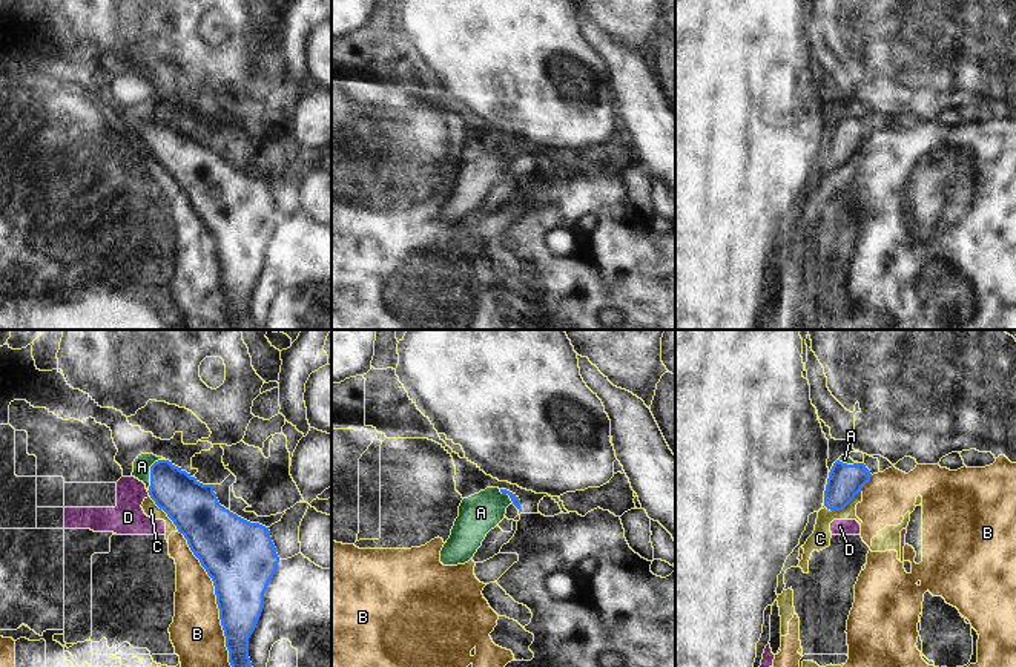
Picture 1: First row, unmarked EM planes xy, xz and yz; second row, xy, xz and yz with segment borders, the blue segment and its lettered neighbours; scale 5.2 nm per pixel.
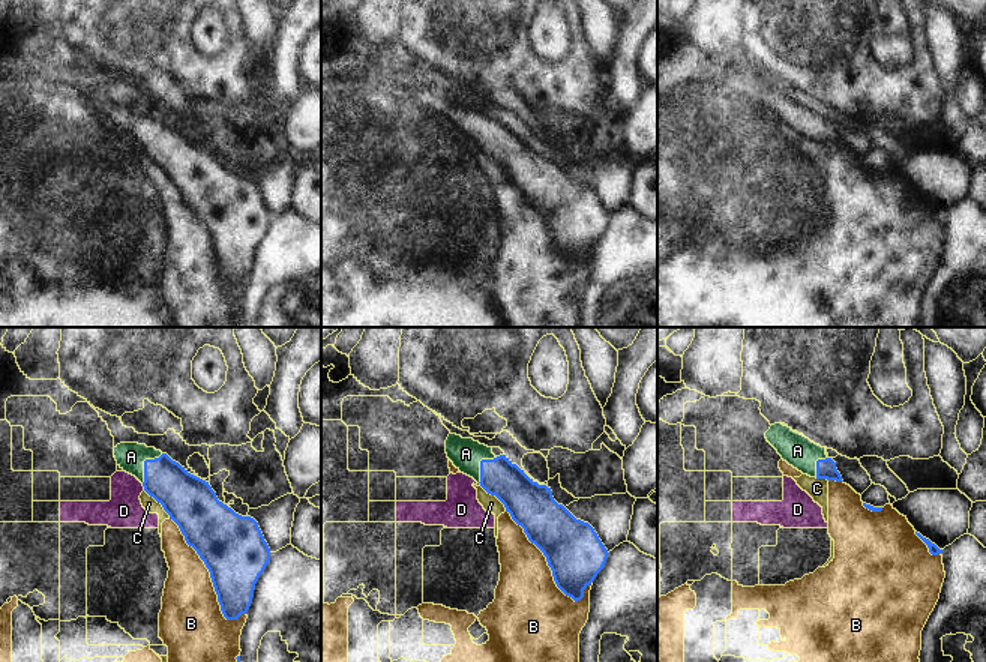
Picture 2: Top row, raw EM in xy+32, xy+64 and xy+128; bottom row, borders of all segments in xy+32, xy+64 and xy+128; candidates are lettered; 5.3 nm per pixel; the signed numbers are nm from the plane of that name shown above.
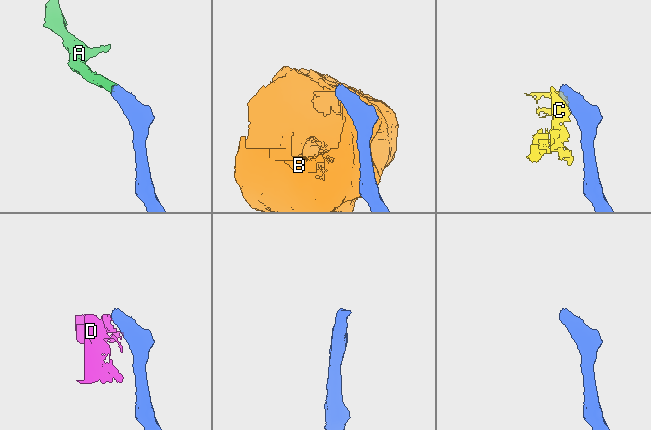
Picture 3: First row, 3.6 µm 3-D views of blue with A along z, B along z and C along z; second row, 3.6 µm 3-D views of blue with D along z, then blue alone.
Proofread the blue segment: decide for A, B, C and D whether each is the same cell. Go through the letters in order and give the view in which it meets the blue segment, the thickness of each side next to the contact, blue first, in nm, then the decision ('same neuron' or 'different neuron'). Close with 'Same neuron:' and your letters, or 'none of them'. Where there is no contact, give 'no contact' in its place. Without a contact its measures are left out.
A: meets blue in xy; 240 nm thick on the blue side, 100 nm on the other; same neuron
B: meets blue in xy; 360 nm thick on the blue side, 280 nm on the other; different neuron
C: meets blue in xy; 280 nm thick on the blue side, 80 nm on the other; different neuron
D: meets blue in xy; 260 nm thick on the blue side, 180 nm on the other; different neuron
Same neuron: A

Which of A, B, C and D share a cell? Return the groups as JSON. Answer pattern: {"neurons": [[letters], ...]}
{"neurons": [["A"], ["B", "C", "D"]]}

